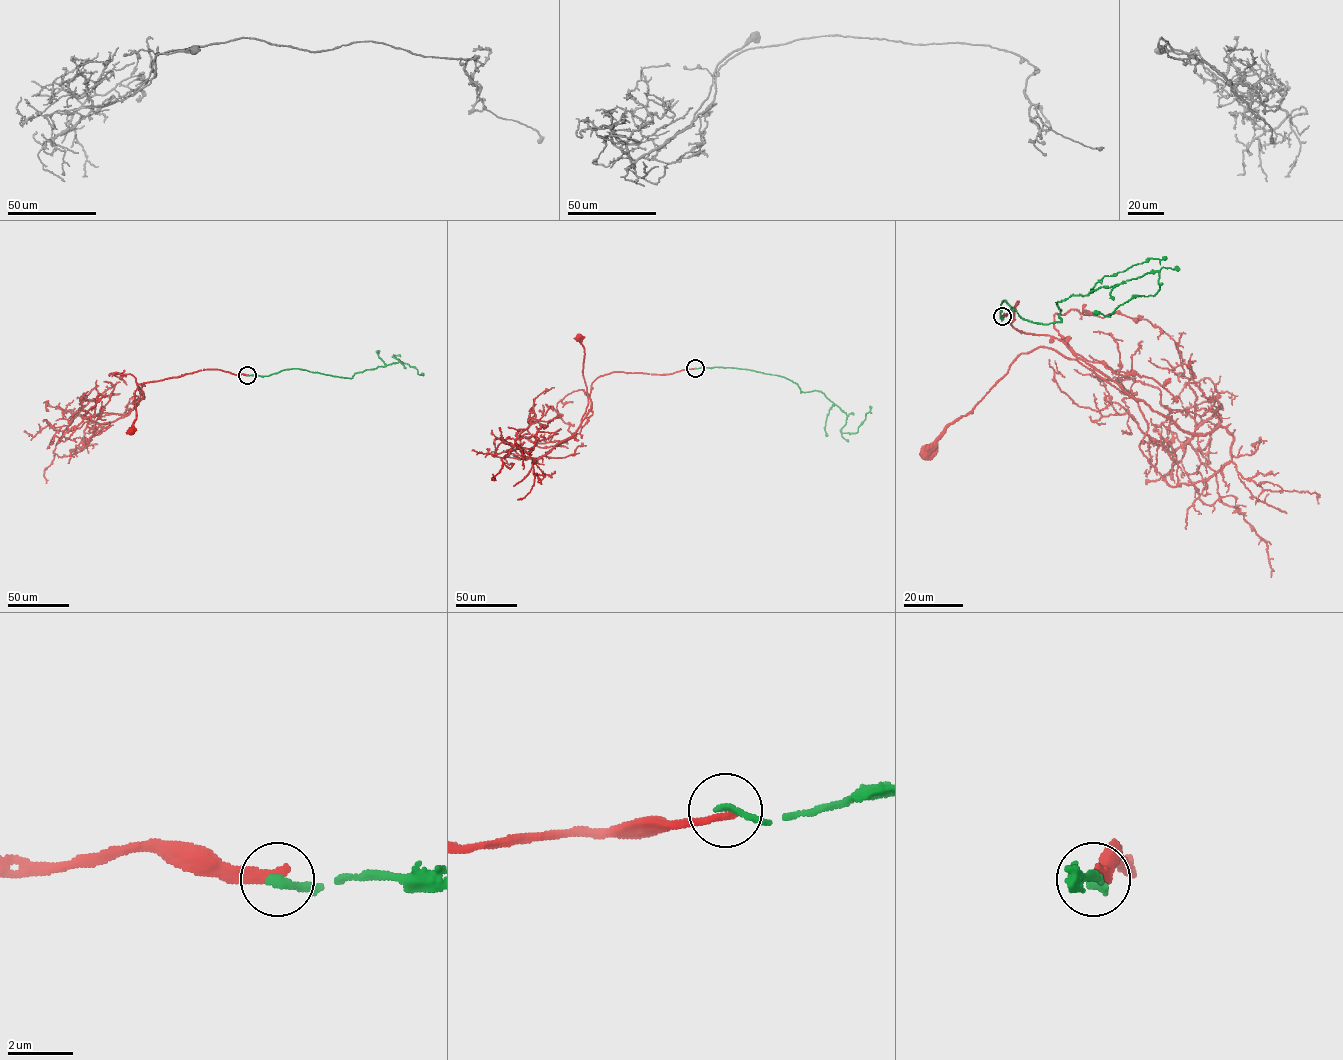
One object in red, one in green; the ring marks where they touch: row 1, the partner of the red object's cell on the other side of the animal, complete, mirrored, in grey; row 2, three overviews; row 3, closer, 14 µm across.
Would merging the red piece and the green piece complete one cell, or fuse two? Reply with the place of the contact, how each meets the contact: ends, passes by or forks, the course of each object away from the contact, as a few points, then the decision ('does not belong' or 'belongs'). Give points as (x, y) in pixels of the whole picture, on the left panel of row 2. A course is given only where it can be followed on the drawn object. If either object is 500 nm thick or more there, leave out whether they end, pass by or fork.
place (247, 375); red ends; green ends; course red (247, 375), (204, 369), (144, 382), (134, 408), (140, 396), (139, 389), (135, 391), (137, 417), (131, 431); course green (247, 375), (269, 376), (299, 368), (351, 378), (355, 373), (399, 361), (393, 356), (422, 373); does not belong

